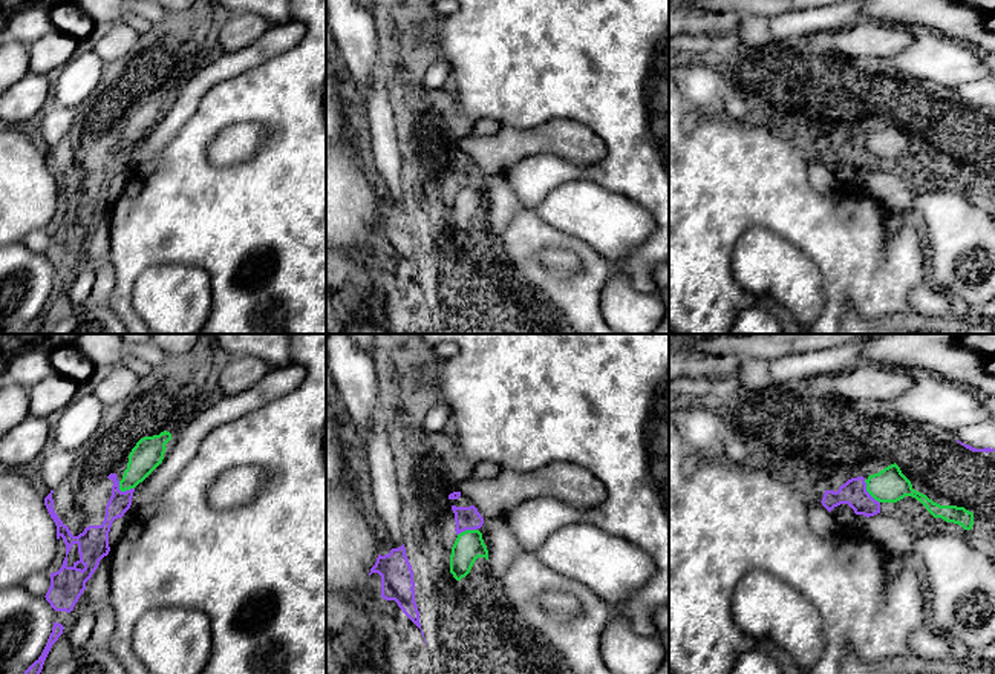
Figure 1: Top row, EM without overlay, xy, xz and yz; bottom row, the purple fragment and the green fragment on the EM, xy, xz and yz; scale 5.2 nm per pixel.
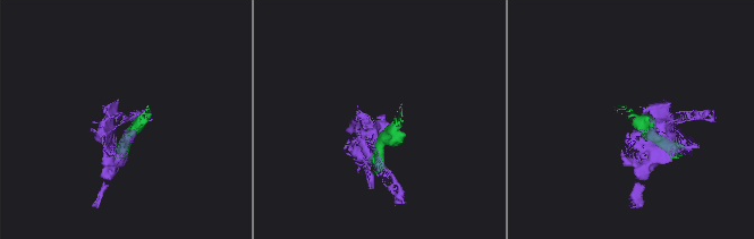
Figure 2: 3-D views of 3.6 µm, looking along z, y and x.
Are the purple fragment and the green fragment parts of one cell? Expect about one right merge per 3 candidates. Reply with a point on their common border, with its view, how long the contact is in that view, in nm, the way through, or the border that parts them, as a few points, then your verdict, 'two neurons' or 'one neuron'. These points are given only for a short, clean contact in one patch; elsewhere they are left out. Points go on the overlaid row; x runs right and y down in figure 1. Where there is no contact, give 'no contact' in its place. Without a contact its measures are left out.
contact yz (867, 492); length 150 nm; two neurons

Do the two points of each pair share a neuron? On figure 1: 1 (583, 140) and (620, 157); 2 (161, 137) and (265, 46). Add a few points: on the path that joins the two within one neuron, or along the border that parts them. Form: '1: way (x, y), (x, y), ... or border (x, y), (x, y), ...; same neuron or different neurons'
1: border (582, 124), (599, 137), (605, 149), (587, 166); different neurons
2: way (179, 107), (213, 72), (236, 63); same neuron

